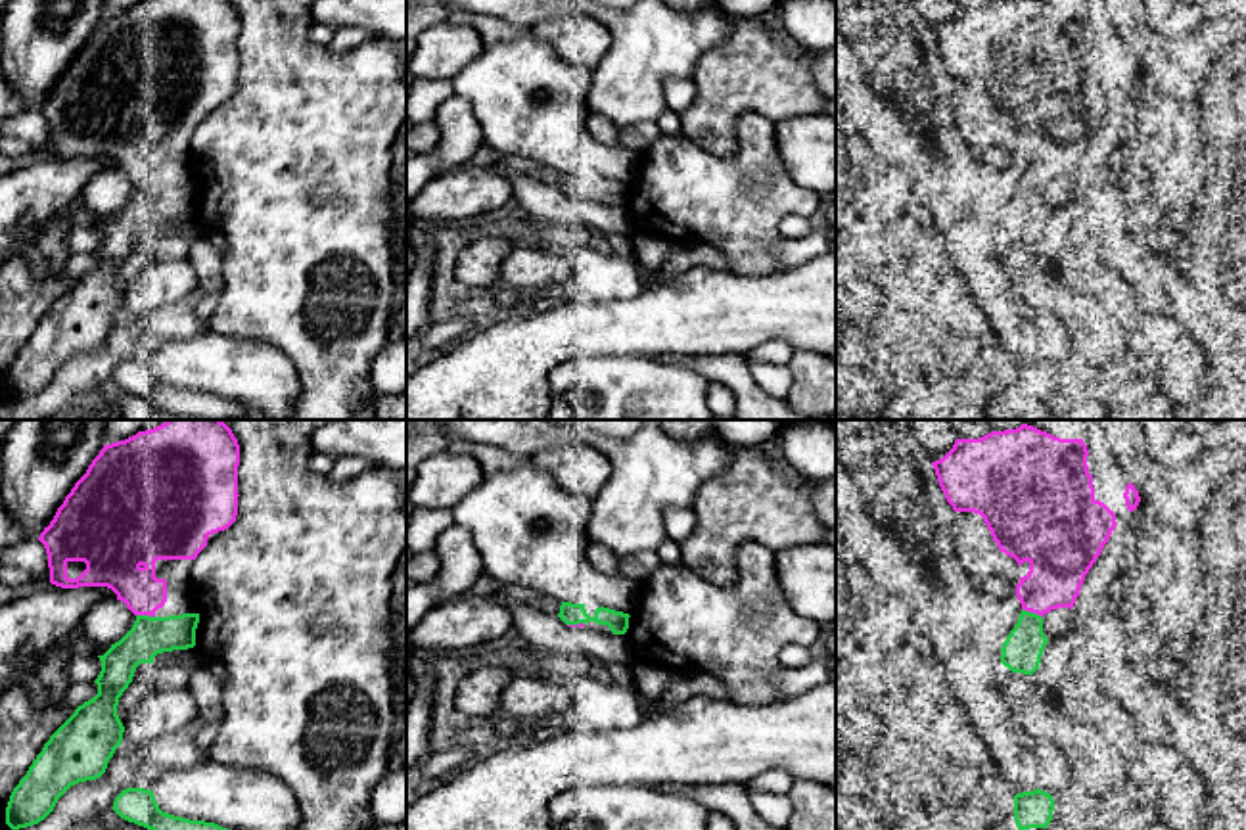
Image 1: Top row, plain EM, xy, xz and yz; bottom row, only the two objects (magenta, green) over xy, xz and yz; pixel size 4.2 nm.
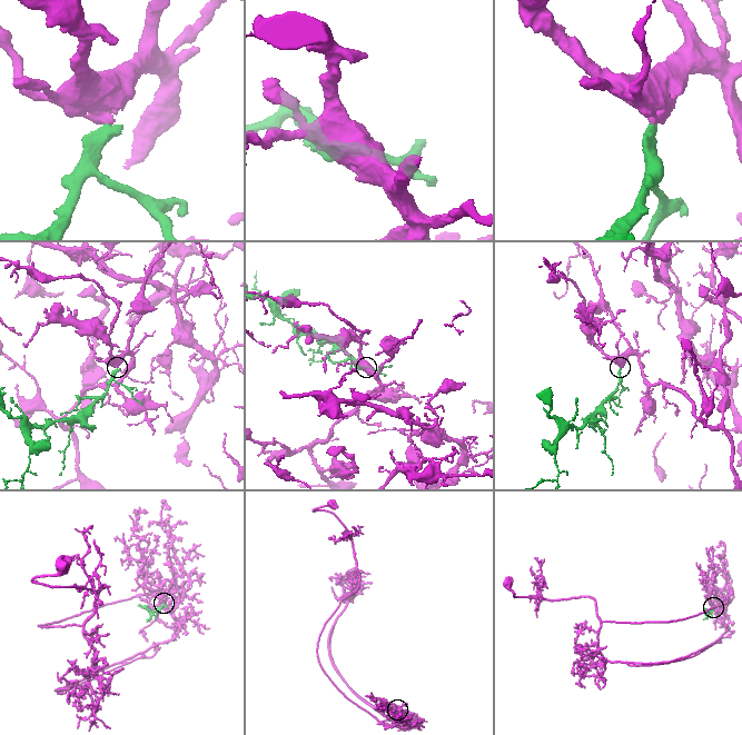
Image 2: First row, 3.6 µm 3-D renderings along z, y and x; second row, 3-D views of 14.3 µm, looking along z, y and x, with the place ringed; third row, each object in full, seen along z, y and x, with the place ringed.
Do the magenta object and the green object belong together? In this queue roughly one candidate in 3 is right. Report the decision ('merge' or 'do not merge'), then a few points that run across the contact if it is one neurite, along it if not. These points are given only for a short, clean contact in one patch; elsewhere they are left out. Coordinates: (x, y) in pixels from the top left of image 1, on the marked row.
merge

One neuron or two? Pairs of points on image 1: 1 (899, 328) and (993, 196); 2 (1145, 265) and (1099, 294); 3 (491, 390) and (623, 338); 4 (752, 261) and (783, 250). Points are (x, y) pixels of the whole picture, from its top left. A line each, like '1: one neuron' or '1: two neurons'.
1: two neurons
2: two neurons
3: one neuron
4: two neurons

